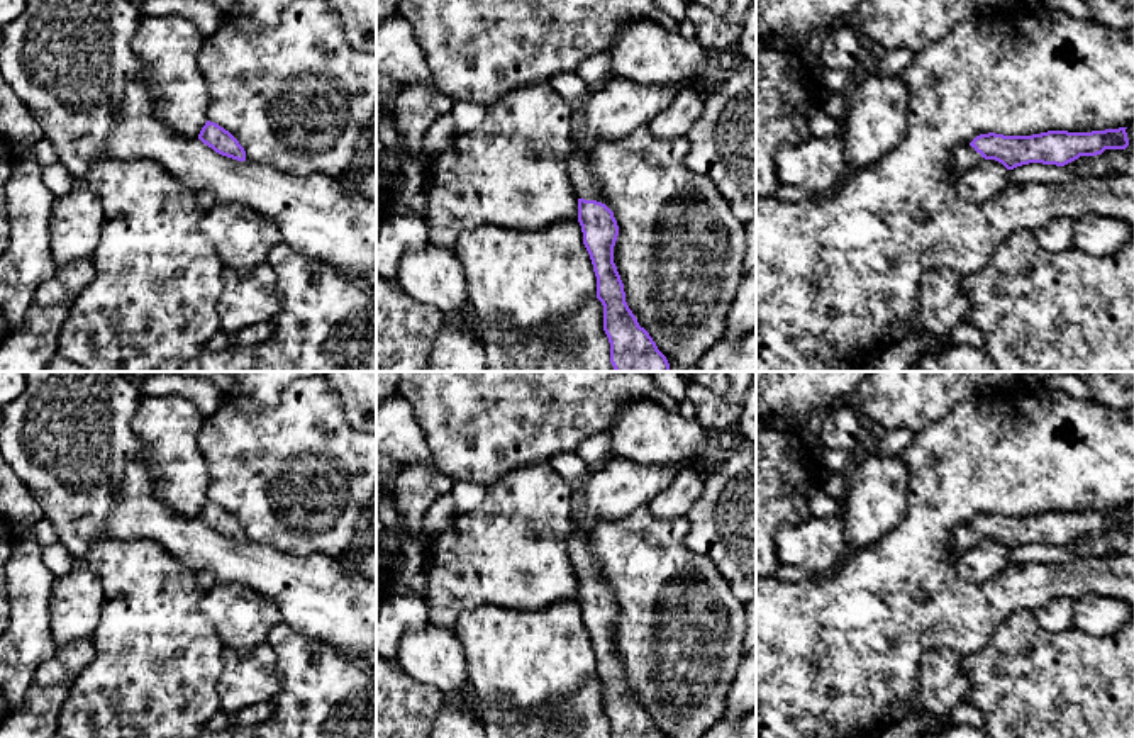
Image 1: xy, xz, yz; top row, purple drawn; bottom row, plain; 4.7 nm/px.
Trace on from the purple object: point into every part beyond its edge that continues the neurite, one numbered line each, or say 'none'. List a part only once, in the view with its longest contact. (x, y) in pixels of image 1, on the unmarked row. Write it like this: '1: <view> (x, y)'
1: xz (580, 555)

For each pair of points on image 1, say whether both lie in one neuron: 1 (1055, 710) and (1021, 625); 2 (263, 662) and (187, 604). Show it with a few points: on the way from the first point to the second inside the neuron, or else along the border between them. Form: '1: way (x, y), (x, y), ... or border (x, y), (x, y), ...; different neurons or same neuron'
1: way (1038, 689), (1024, 676), (1021, 645); same neuron
2: border (224, 648), (222, 674), (216, 687); different neurons

